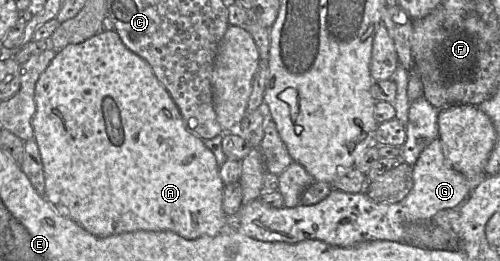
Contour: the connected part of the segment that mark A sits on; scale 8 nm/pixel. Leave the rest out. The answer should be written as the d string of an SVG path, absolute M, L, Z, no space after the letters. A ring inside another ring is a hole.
M101 31L82 43L68 45L58 52L36 83L35 104L33 131L44 166L44 197L54 209L66 209L67 216L90 234L96 237L109 237L139 230L169 230L185 239L196 239L217 235L230 226L232 219L225 214L222 206L225 185L214 153L205 146L203 139L187 129L179 108L150 65L130 51L116 31Z

